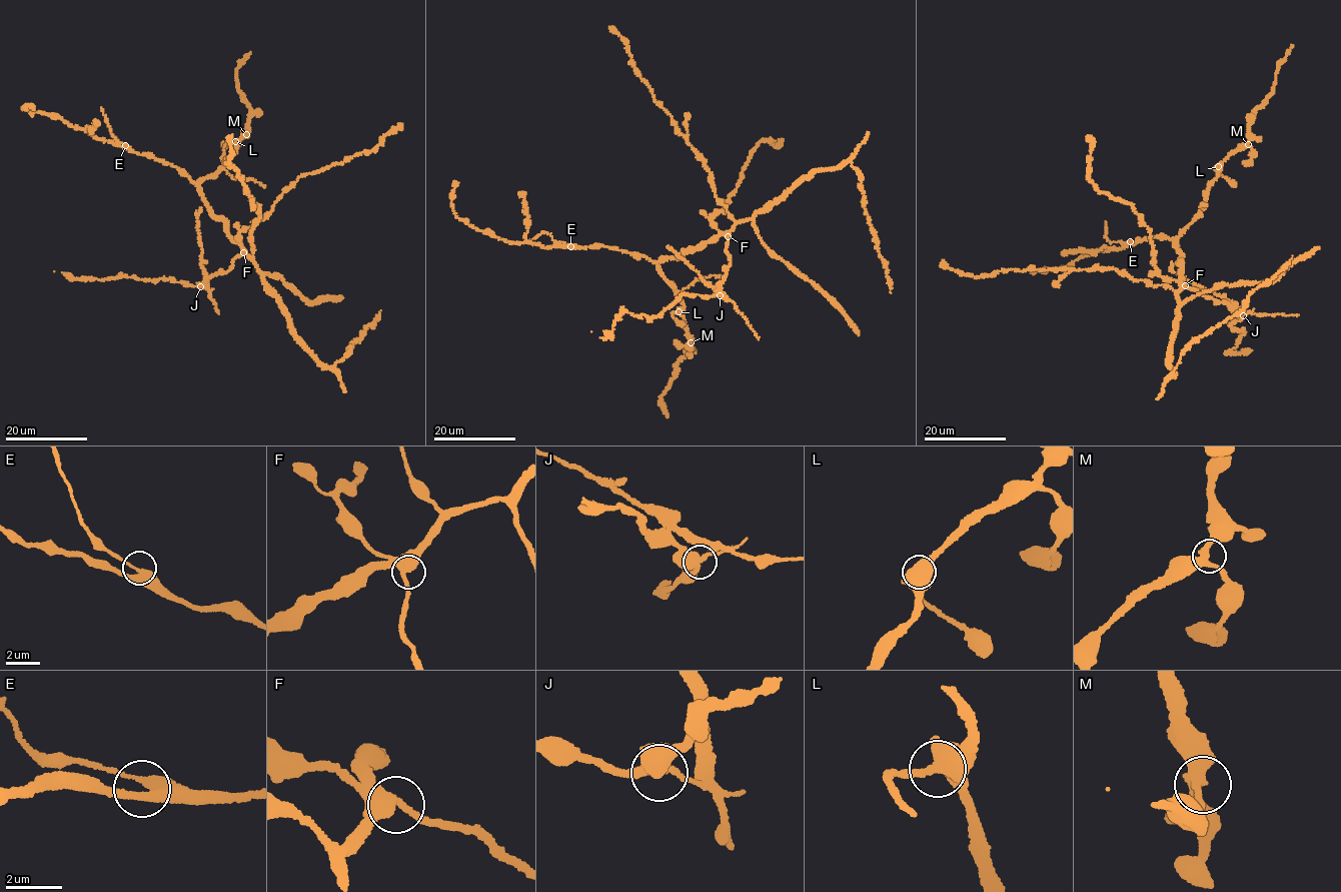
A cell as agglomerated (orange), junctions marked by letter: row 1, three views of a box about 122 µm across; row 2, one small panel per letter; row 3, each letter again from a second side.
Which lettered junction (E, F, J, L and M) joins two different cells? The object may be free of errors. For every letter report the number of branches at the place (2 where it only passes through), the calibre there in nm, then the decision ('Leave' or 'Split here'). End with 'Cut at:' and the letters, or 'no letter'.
E: Branches: 3. Thickness 360 nm. Leave
F: Branches: 3. Thickness 400 nm. Leave
J: Branches: 3. Thickness 420 nm. Split here
L: Branches: 3. Thickness 460 nm. Leave
M: Branches: 3. Thickness 360 nm. Leave
Cut at: J

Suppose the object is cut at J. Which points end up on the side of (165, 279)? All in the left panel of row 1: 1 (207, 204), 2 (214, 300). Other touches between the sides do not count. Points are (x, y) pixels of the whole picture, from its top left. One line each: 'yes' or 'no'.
1: yes
2: no

